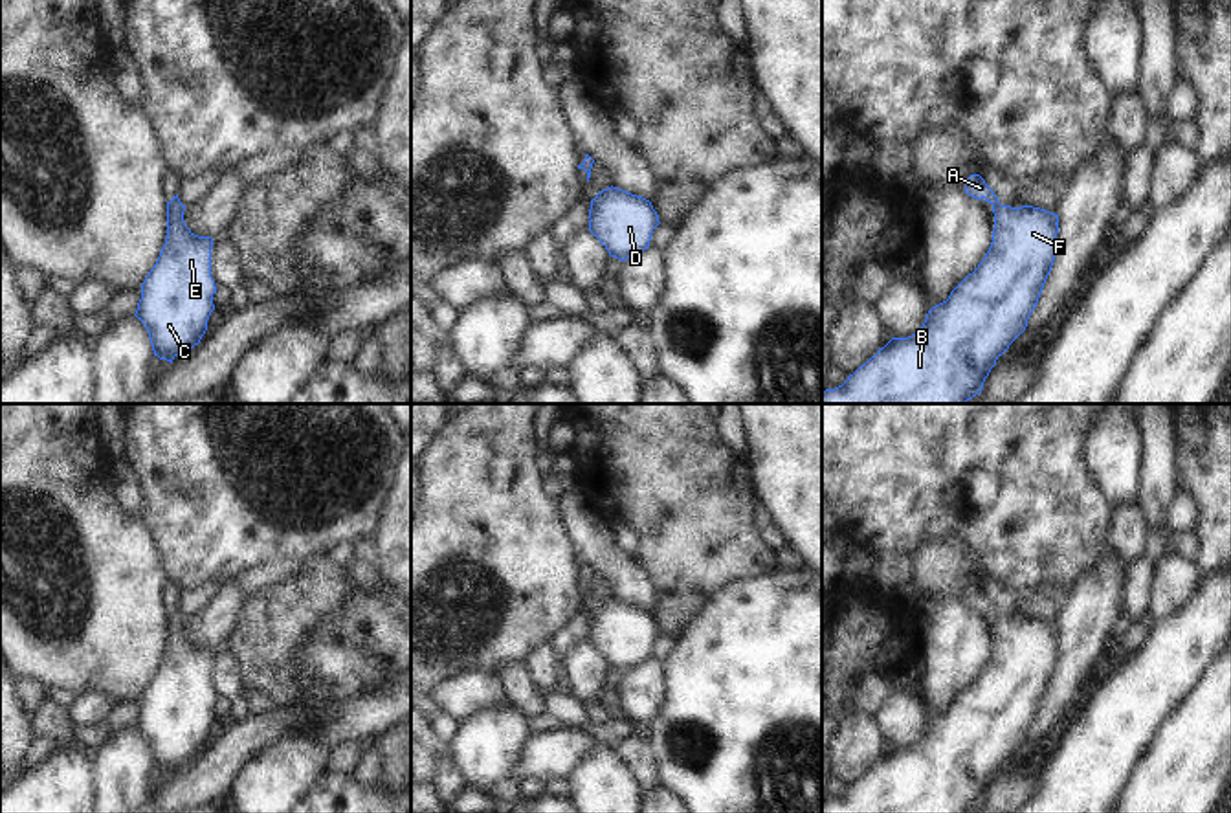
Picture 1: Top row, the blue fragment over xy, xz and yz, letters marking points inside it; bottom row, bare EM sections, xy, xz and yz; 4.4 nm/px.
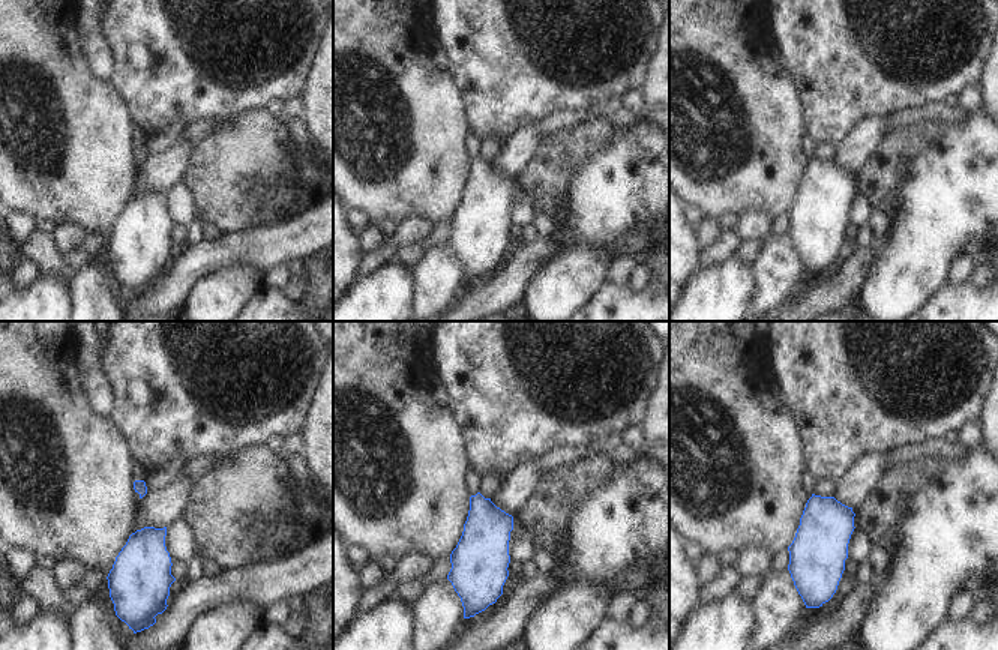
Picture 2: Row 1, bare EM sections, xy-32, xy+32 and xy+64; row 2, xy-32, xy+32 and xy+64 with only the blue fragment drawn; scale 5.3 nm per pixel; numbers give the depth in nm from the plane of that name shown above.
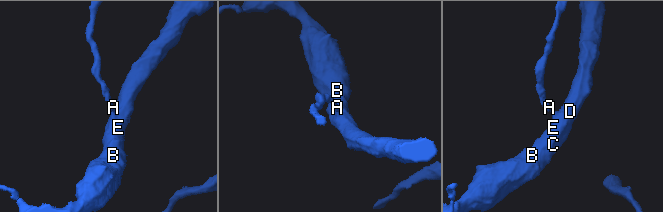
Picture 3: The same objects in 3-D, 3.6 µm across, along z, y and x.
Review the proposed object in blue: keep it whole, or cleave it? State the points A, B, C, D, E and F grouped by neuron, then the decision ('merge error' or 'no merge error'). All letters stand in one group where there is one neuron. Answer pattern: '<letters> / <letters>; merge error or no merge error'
A B C D E F; no merge error

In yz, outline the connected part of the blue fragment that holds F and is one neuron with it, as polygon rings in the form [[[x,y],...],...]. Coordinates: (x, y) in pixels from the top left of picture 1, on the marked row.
[[[980,174],[967,178],[965,193],[993,206],[993,242],[983,261],[947,301],[928,310],[915,334],[892,338],[842,385],[826,389],[822,404],[965,404],[981,393],[996,360],[1026,330],[1055,261],[1059,215],[1002,206]]]

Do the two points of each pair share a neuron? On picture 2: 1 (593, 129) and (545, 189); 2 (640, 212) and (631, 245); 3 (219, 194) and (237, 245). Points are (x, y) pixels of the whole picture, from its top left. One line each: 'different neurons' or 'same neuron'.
1: same neuron
2: different neurons
3: different neurons

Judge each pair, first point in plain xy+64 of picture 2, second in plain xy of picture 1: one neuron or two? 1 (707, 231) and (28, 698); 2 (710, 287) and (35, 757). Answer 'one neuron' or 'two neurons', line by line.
1: two neurons
2: two neurons

